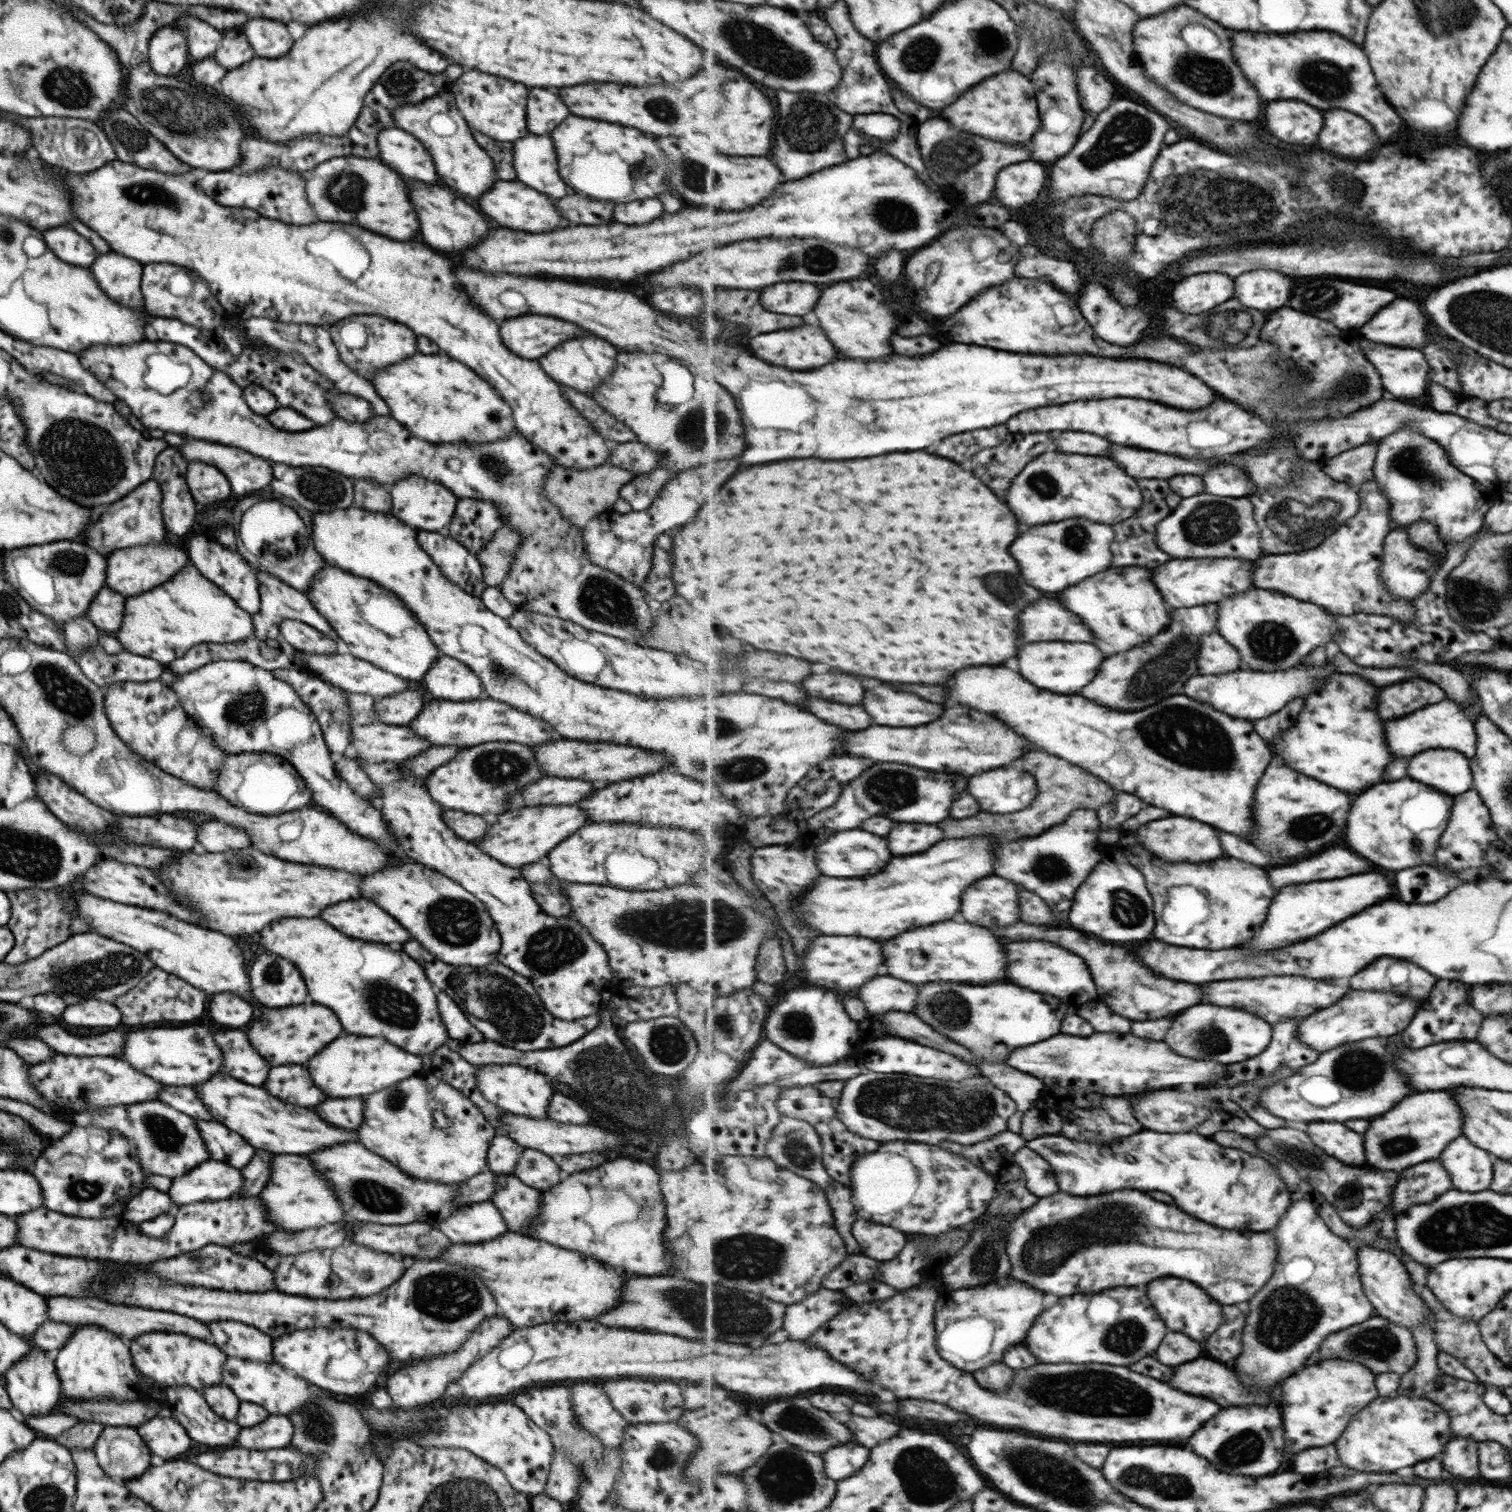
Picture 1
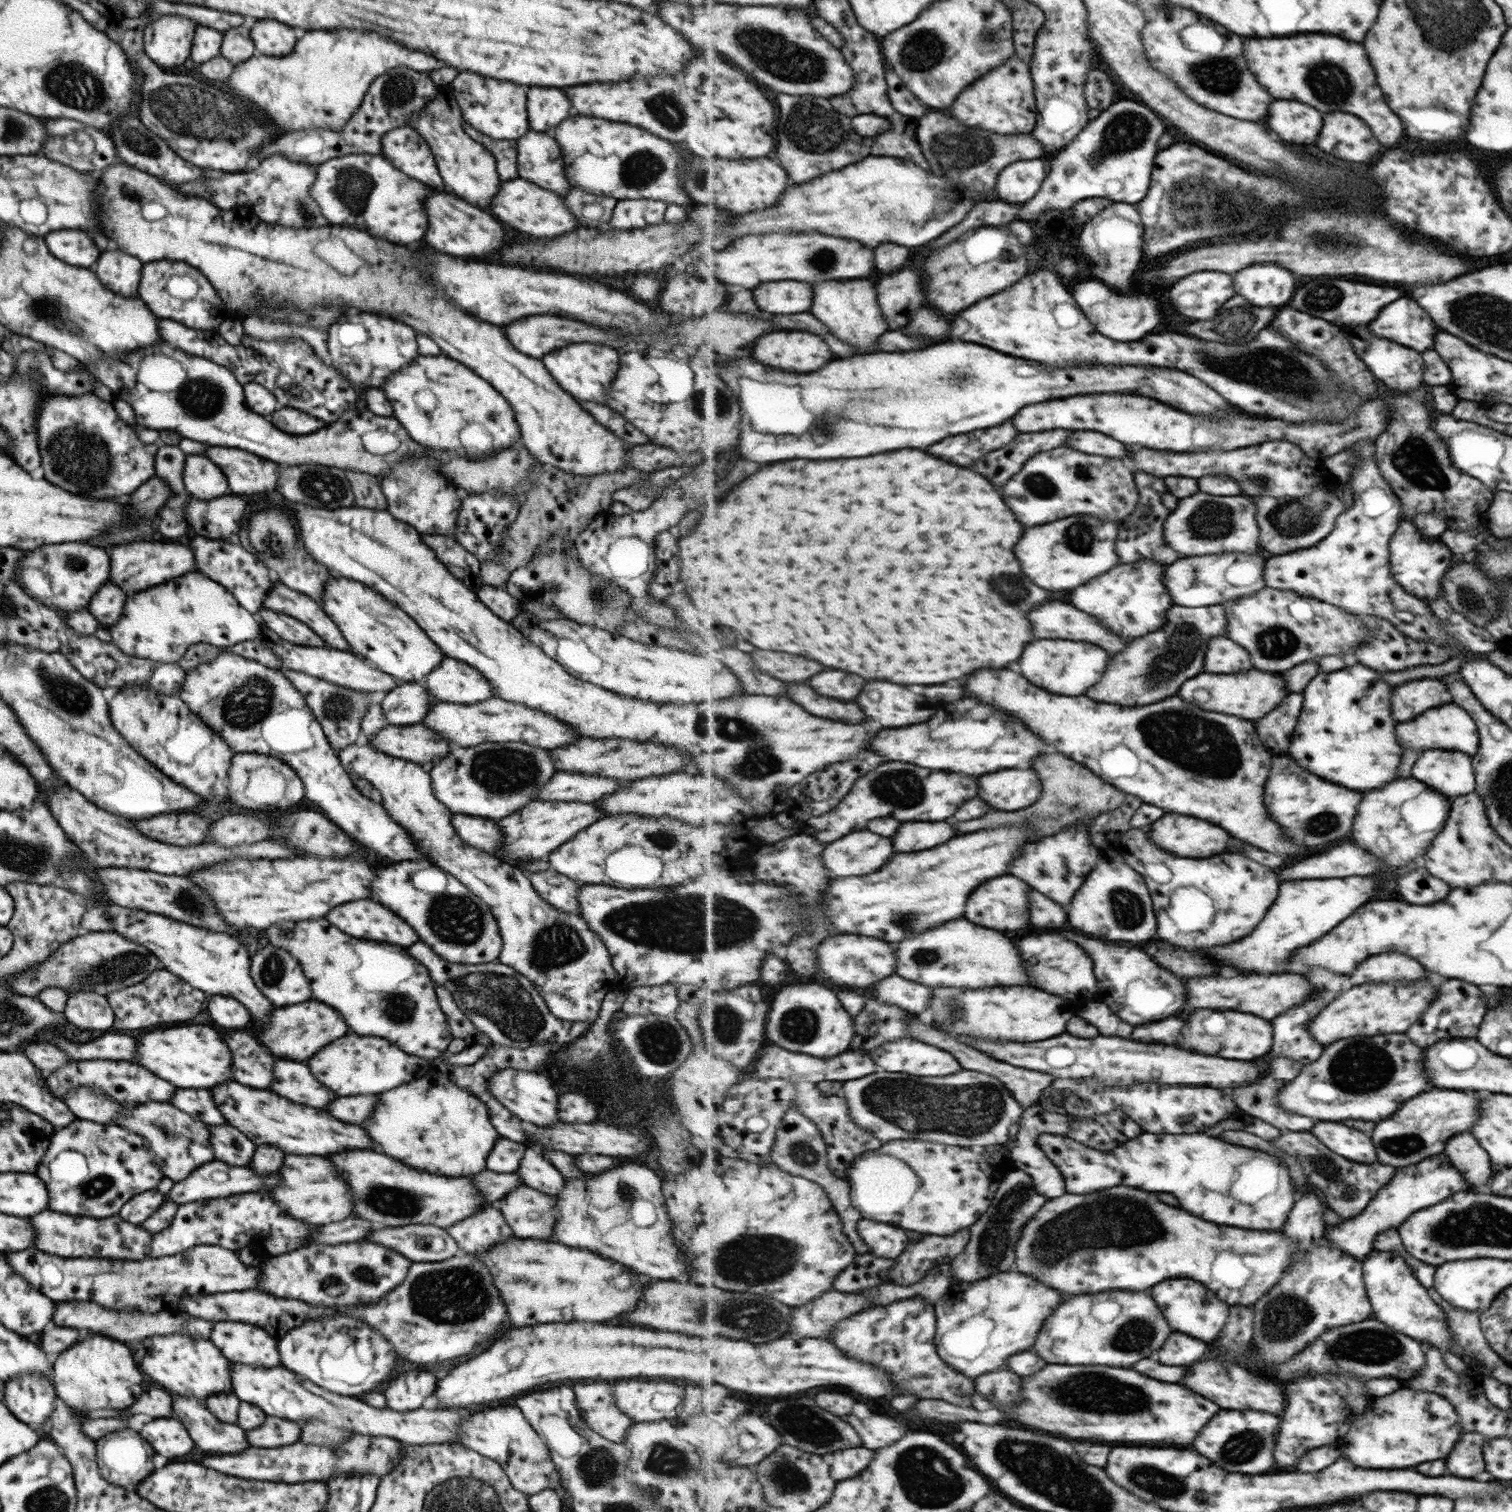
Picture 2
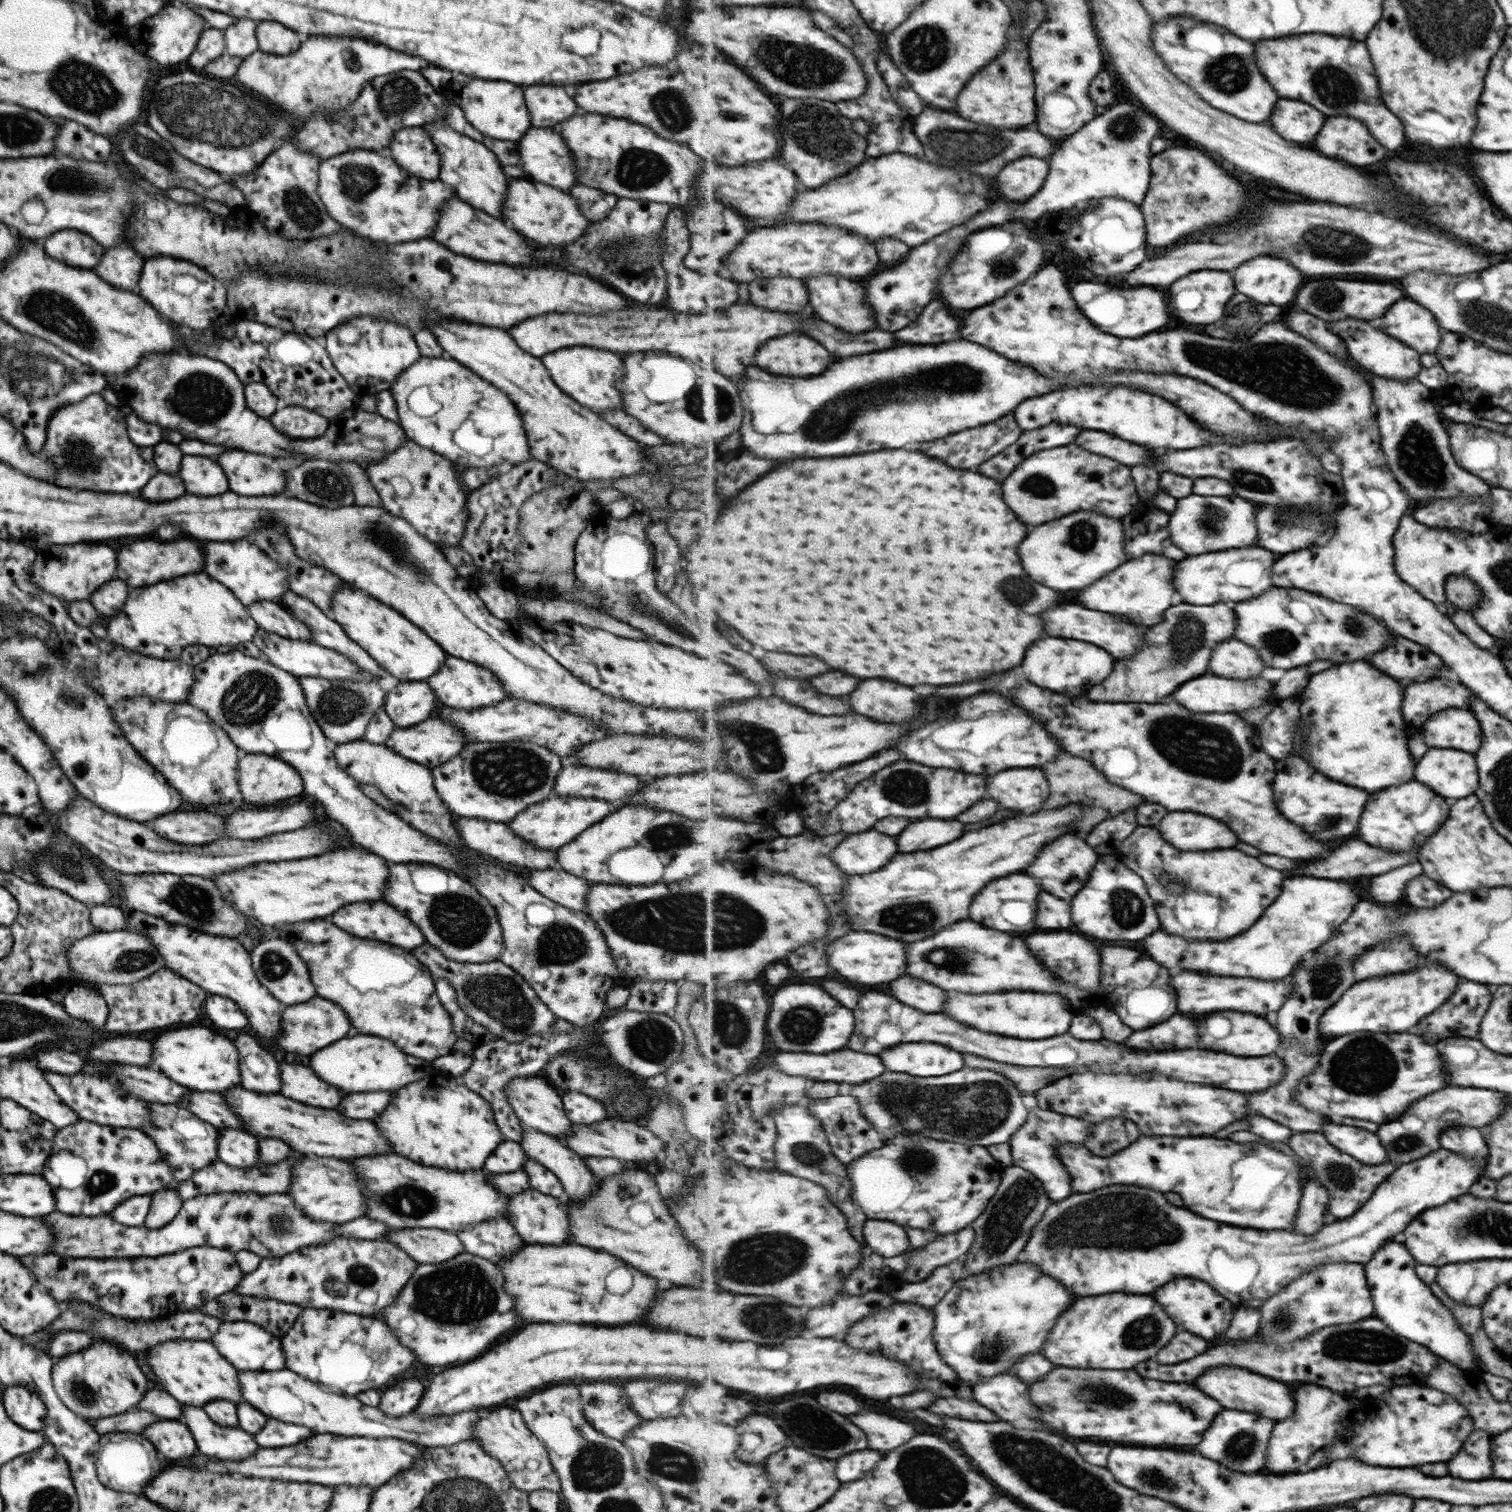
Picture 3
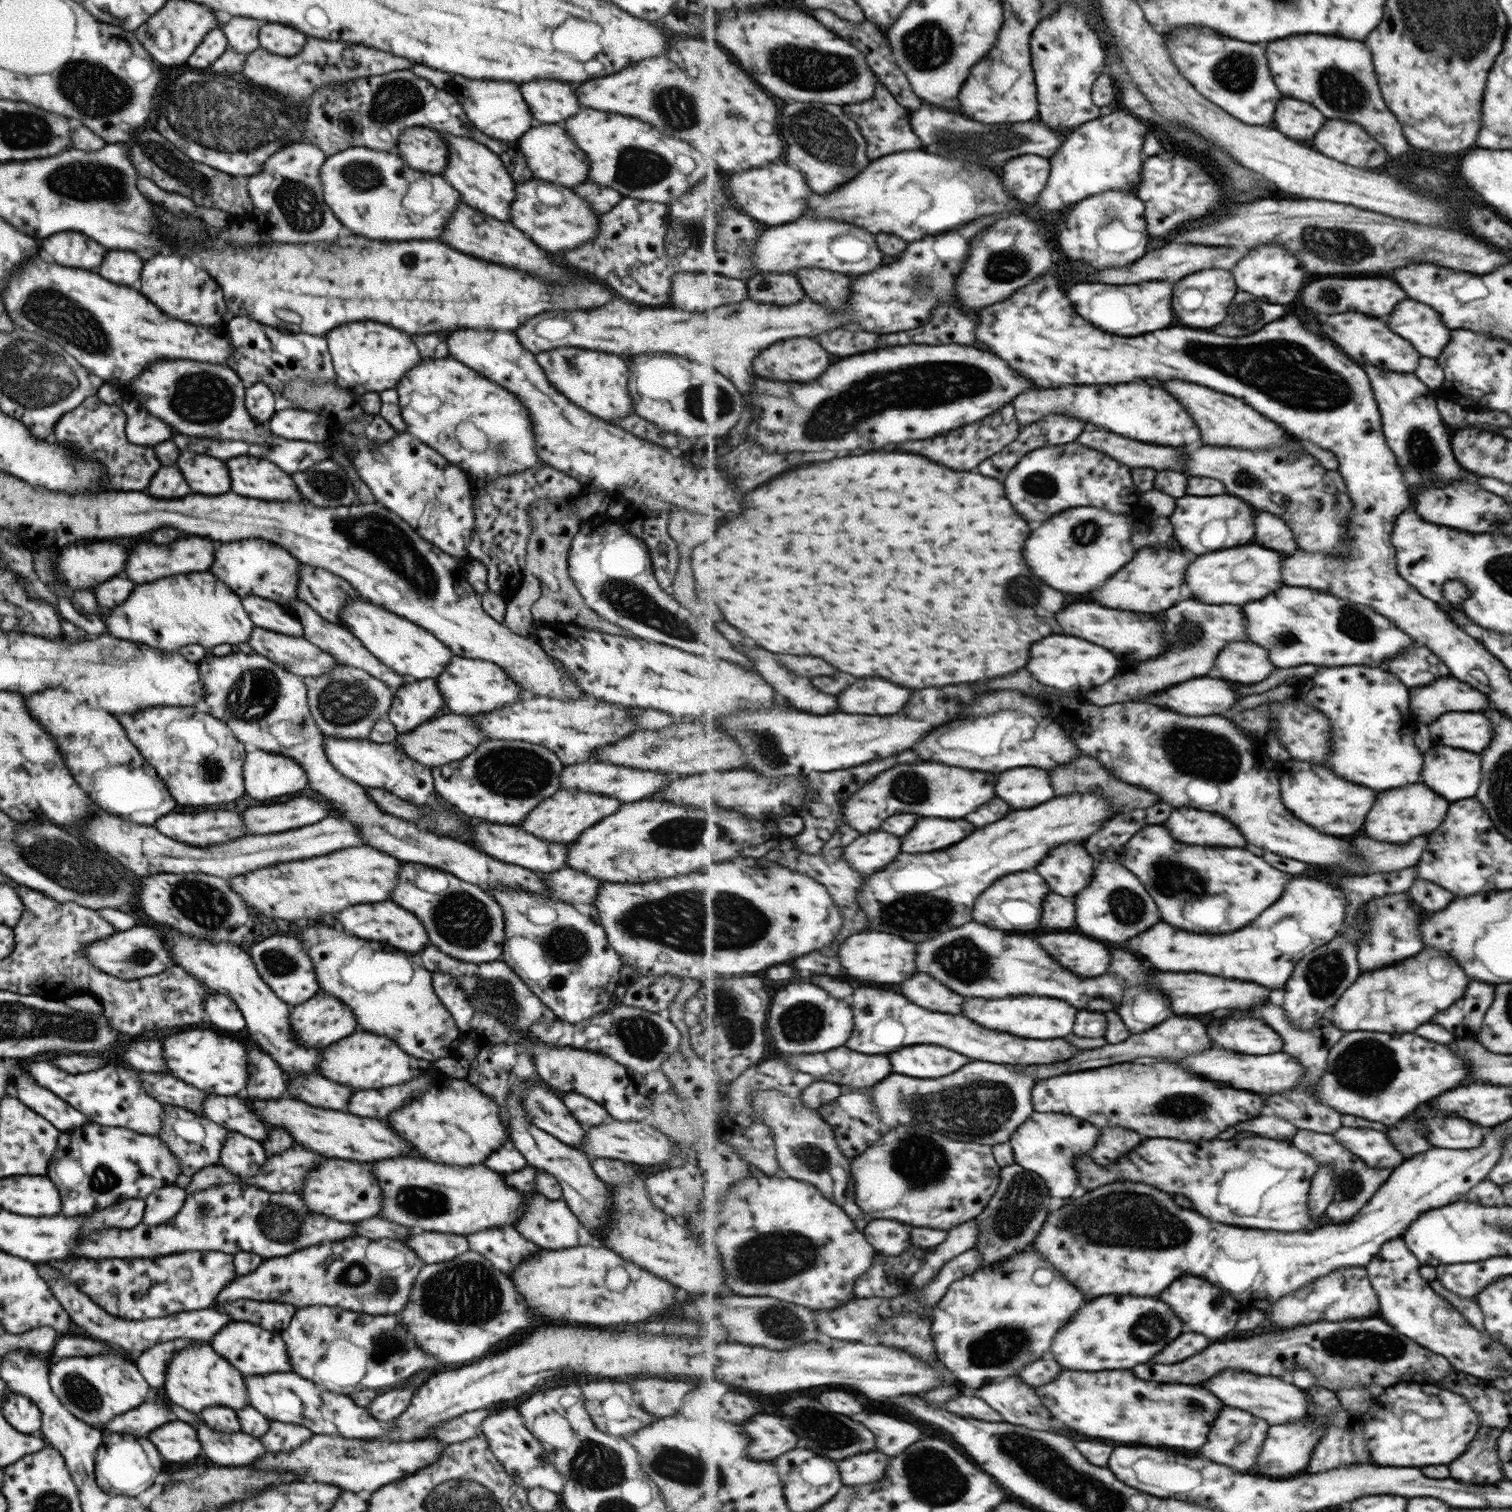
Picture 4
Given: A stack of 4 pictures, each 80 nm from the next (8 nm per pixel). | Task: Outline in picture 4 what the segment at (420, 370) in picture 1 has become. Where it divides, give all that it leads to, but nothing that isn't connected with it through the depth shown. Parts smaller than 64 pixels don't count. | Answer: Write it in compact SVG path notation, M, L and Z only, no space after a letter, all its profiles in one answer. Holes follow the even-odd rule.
M447 358L427 362L421 360L405 374L405 378L397 382L394 391L397 393L399 412L406 426L404 432L437 451L447 462L458 466L468 476L483 480L483 485L524 468L545 465L536 455L530 420L523 405L508 390L495 386L493 381L489 382L467 366L461 366L461 362ZM411 392L419 396L425 396L425 392L427 396L435 396L439 400L437 408L429 410L429 414L407 408ZM460 422L481 422L481 426L493 426L491 432L487 432L487 440L489 444L493 444L487 456L469 452L455 441L453 432Z

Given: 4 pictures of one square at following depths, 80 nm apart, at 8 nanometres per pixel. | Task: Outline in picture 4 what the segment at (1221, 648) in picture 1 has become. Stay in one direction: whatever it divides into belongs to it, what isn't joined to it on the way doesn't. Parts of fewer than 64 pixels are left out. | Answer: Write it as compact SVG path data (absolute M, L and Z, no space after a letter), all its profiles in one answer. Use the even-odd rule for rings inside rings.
M1230 642L1216 658L1213 676L1221 674L1227 681L1255 684L1267 680L1275 668L1266 648L1249 642Z

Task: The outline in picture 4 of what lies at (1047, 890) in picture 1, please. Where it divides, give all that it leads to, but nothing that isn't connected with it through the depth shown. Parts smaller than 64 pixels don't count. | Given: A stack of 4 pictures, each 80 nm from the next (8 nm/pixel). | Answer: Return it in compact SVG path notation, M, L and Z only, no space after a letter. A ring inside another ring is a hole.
M1069 842L1057 846L1053 854L1037 866L1037 872L1049 882L1053 892L1075 896L1091 884L1095 876L1095 859L1083 844Z

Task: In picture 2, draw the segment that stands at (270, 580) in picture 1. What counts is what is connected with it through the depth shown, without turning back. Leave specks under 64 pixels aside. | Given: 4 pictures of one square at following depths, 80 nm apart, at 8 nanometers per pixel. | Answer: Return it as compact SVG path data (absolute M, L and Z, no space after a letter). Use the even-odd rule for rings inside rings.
M273 580L271 588L267 591L266 598L263 599L262 606L273 612L286 614L306 624L310 629L313 629L313 632L318 634L318 637L325 644L329 644L337 650L352 653L350 646L341 636L335 623L331 622L331 619L322 611L322 607L311 597L287 588L279 580Z

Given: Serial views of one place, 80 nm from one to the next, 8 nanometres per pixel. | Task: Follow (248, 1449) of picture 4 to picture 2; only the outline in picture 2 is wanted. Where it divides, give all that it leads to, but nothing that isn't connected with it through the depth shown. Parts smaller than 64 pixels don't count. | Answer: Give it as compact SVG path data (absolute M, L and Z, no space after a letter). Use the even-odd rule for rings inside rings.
M171 1394L171 1418L179 1420L195 1446L207 1455L240 1453L249 1447L245 1431L236 1423L218 1421L207 1409L203 1400Z

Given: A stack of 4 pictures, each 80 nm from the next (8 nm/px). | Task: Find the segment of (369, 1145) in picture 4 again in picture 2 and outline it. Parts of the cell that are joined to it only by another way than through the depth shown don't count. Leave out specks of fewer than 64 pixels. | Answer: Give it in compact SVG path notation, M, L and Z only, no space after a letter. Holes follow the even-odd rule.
M223 1082L208 1088L215 1108L227 1125L242 1132L253 1144L271 1144L285 1154L317 1154L327 1156L349 1148L369 1148L365 1130L343 1124L323 1110L297 1106L267 1090L253 1090L237 1082Z

